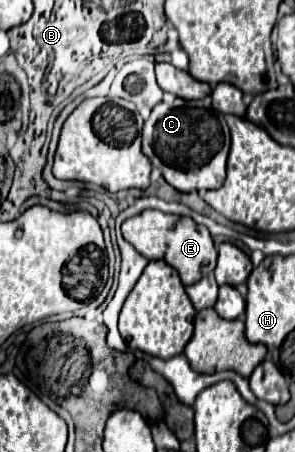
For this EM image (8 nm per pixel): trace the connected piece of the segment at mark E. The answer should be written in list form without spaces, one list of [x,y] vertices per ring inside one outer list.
[[[144,210],[142,214],[128,218],[122,224],[122,234],[148,260],[164,260],[172,268],[178,268],[178,274],[186,286],[198,282],[216,268],[218,254],[214,250],[212,236],[206,226],[196,224],[192,218],[180,218],[174,214],[164,214],[160,210]]]

